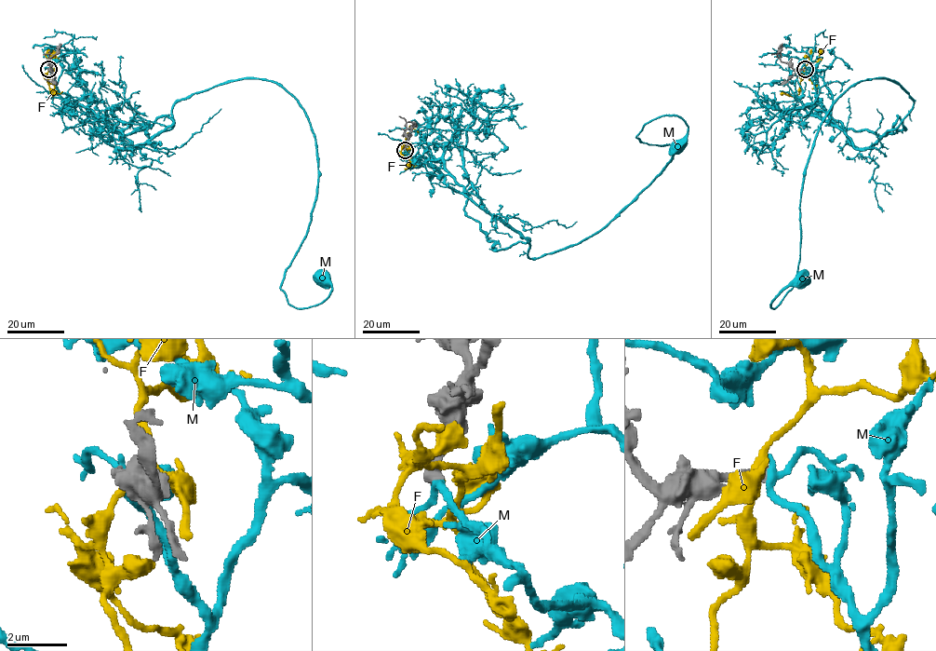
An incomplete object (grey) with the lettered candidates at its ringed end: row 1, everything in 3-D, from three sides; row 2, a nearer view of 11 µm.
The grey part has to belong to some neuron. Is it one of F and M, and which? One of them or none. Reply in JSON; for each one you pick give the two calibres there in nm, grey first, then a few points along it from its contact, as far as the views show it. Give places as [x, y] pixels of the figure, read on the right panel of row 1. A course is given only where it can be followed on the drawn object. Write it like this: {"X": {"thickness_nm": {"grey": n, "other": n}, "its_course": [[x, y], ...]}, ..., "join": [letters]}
{"M": {"thickness_nm": {"grey": 360, "other": 240}, "its_course": [[805, 69], [859, 149], [914, 101], [884, 78], [835, 101], [805, 171], [793, 288], [770, 306], [803, 276]]}, "join": ["M"]}

